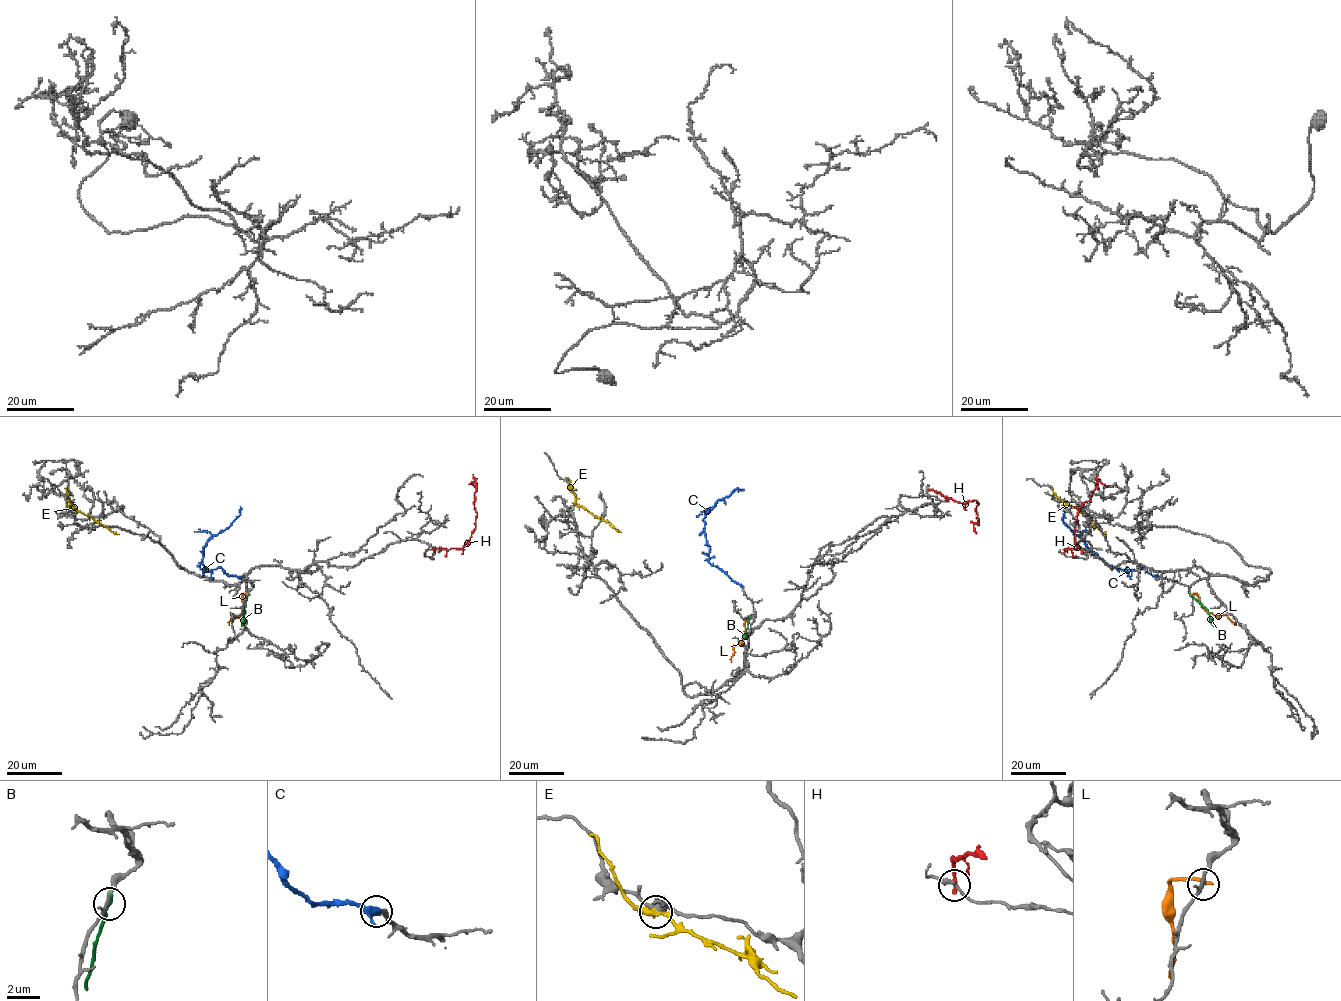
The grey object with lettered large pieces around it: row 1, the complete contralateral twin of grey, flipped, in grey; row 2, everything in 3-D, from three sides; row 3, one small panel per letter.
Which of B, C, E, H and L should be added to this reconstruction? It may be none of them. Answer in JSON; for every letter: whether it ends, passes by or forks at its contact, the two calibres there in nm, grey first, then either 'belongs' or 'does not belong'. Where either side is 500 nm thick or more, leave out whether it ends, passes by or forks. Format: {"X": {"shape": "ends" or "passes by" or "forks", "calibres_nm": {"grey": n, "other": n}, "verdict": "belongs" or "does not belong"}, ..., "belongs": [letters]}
{"B": {"shape": "ends", "calibres_nm": {"grey": 240, "other": 260}, "verdict": "does not belong"}, "C": {"shape": "passes by", "calibres_nm": {"grey": 280, "other": 360}, "verdict": "belongs"}, "E": {"calibres_nm": {"grey": 500, "other": 380}, "verdict": "does not belong"}, "H": {"shape": "ends", "calibres_nm": {"grey": 220, "other": 280}, "verdict": "does not belong"}, "L": {"shape": "ends", "calibres_nm": {"grey": 200, "other": 220}, "verdict": "does not belong"}, "belongs": ["C"]}

